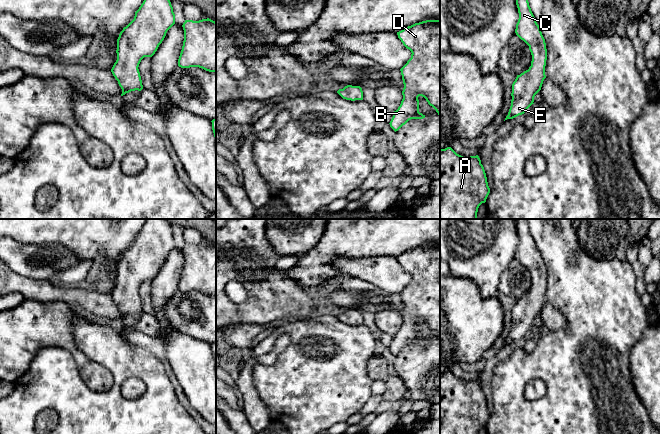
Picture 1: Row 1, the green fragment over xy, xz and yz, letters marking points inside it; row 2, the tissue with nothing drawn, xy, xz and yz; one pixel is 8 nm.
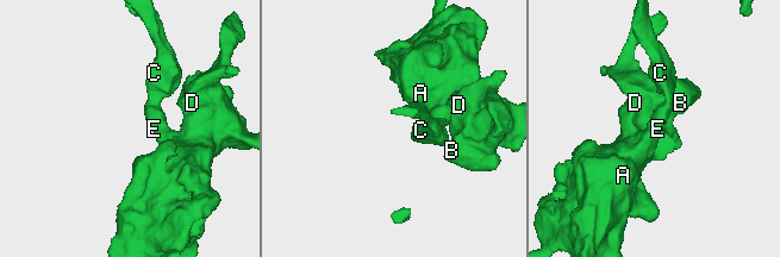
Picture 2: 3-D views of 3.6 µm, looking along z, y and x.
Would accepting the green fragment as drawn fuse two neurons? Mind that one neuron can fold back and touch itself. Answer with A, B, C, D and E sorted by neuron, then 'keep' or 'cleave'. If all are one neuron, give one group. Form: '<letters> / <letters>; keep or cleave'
A B C D E; keep

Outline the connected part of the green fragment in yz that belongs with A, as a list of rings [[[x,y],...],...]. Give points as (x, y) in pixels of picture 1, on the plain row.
[[[451,371],[440,373],[440,434],[478,434],[490,417],[478,379],[463,381]]]

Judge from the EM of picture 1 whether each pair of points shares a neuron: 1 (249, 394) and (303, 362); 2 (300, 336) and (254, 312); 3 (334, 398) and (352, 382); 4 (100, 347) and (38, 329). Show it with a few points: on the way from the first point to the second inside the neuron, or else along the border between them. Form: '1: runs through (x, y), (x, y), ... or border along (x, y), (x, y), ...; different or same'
1: border along (252, 366), (252, 384), (260, 400), (269, 409); different
2: border along (308, 318), (285, 321); different
3: runs through (338, 393), (347, 386); same
4: border along (72, 317), (74, 343), (88, 359); different

